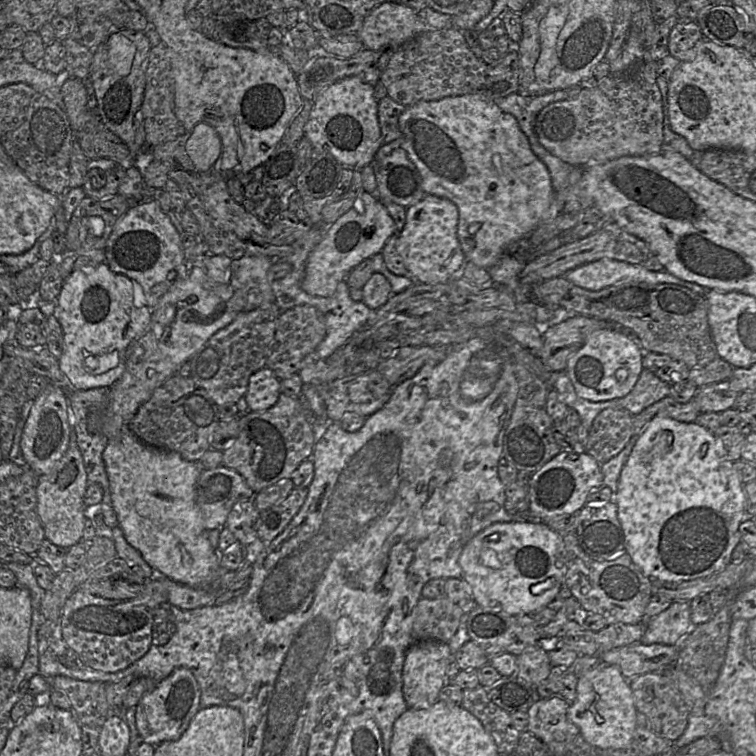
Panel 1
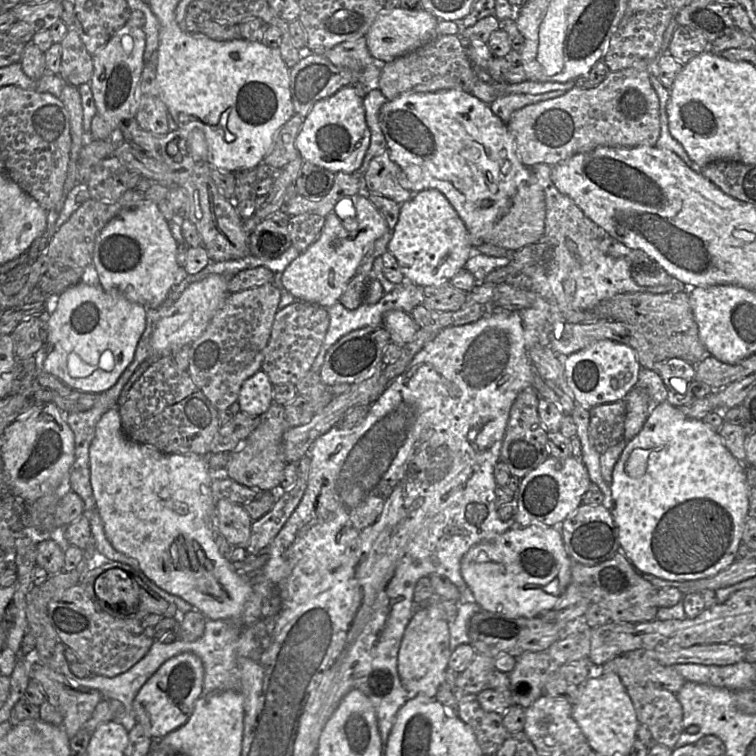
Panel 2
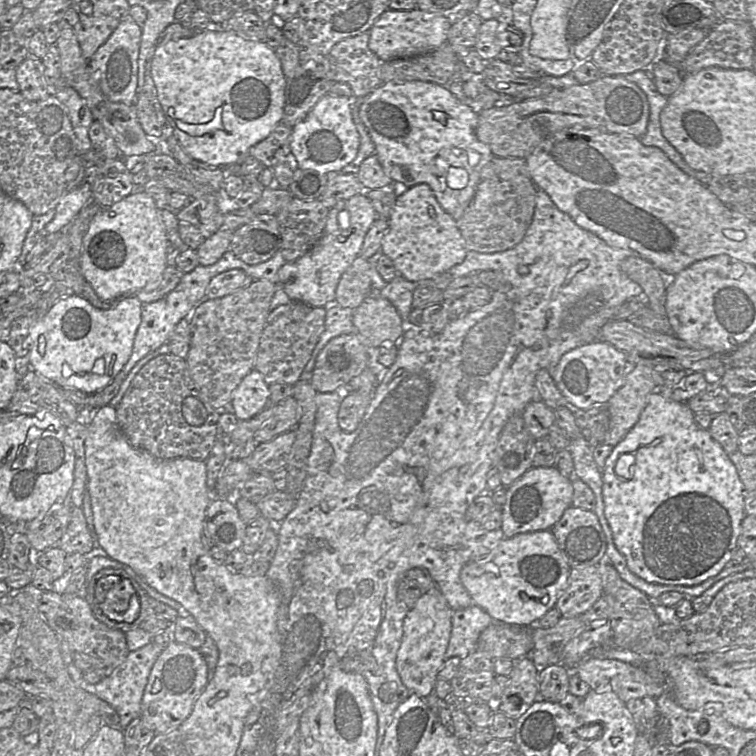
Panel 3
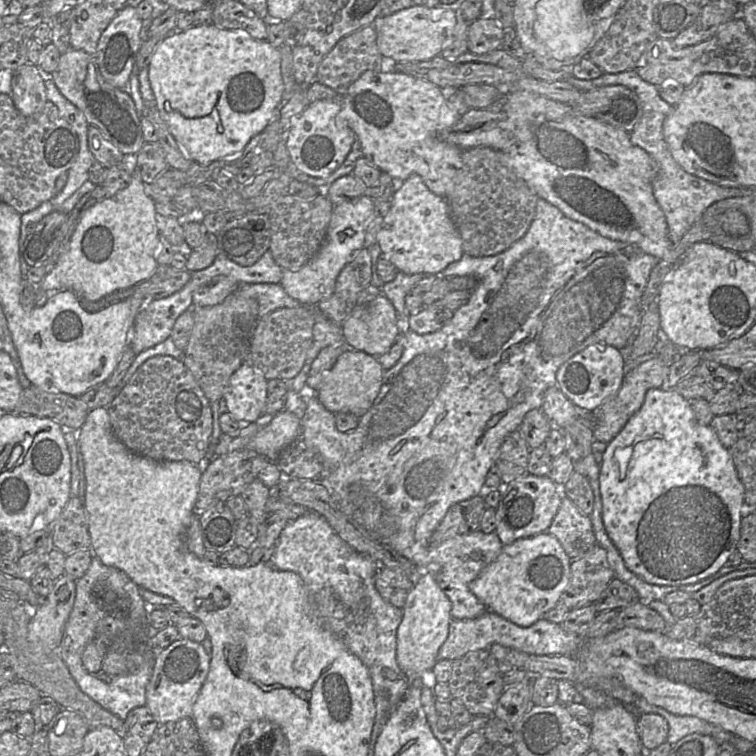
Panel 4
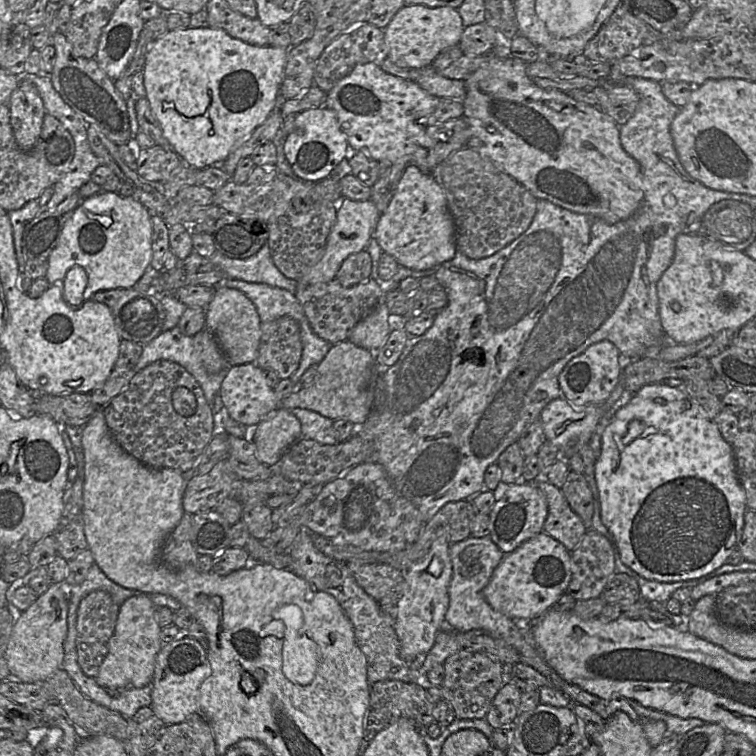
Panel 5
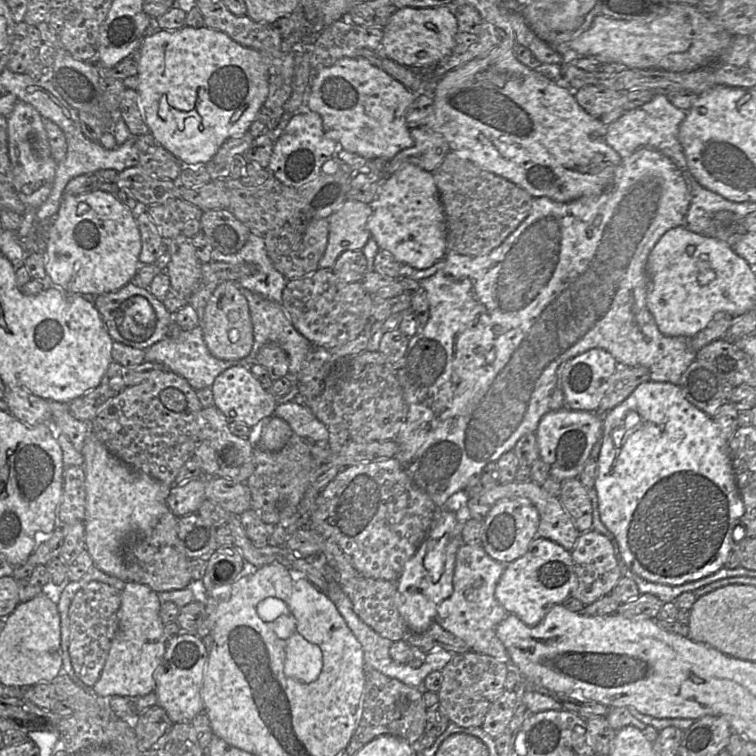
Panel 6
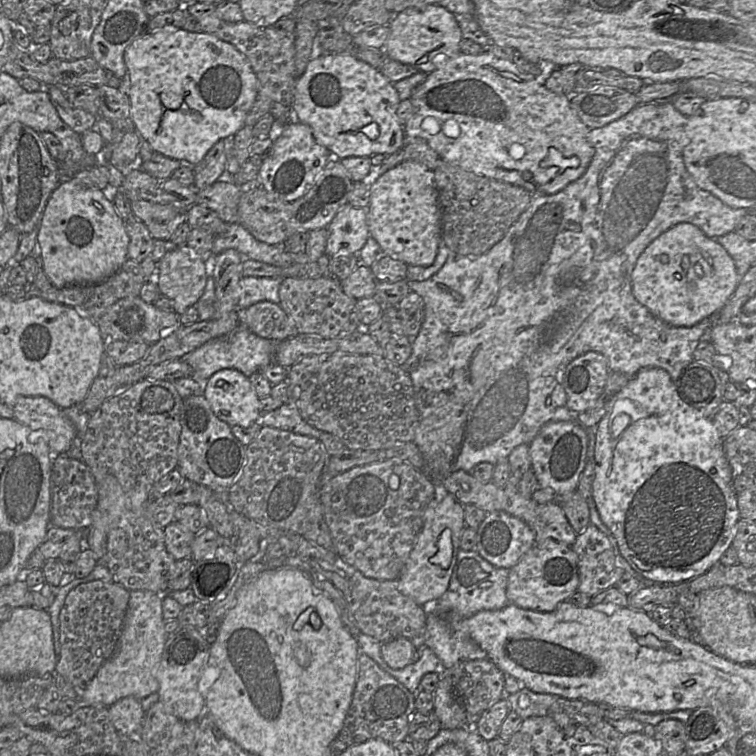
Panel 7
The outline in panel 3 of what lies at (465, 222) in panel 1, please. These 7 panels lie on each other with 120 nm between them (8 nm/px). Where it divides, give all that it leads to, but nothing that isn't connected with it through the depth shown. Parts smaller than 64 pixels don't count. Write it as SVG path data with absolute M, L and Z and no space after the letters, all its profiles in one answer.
M420 80L381 83L363 98L359 116L375 145L385 173L394 181L412 187L428 184L439 204L458 220L471 203L484 167L495 157L488 145L476 136L478 112L462 103L447 86Z

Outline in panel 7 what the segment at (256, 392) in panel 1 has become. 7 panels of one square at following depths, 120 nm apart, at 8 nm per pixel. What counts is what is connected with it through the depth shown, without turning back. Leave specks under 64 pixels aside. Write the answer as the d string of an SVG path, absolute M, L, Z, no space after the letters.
M222 369L203 383L203 395L214 414L230 427L249 427L261 416L260 399L248 377L236 369Z

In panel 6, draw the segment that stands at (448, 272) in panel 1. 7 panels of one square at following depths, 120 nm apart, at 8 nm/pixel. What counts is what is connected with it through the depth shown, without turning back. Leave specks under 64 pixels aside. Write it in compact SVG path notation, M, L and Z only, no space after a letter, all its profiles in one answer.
M414 164L401 167L384 178L376 198L370 203L372 214L367 221L367 229L377 242L380 250L389 251L400 263L416 269L427 269L440 261L447 253L447 223L440 200L440 194L432 172Z

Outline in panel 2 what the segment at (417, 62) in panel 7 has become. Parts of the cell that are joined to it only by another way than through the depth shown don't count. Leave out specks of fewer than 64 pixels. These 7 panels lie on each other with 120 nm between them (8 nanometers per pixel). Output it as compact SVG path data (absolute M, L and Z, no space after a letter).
M396 6L382 11L365 35L371 56L380 64L414 51L437 36L438 19L428 11L420 9L404 9Z

